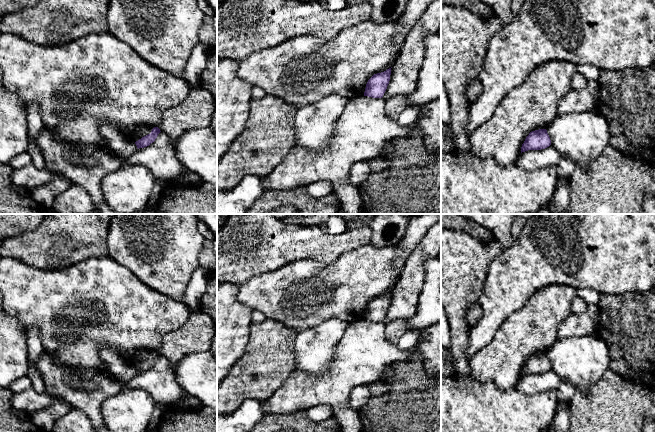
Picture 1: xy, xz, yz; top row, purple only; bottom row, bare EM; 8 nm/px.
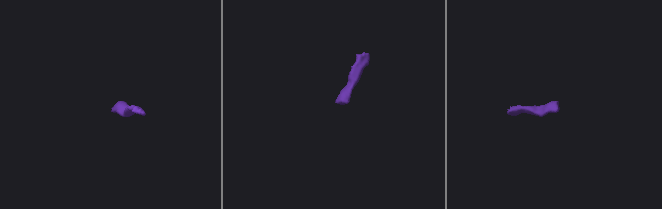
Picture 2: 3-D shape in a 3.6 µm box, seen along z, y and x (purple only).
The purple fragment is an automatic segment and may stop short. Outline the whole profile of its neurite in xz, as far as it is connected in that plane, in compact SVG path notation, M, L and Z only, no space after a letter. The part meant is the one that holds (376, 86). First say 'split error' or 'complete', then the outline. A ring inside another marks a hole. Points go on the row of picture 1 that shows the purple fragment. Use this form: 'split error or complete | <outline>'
complete | M391 68L374 74L367 82L364 96L382 98L390 81Z

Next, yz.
complete | M539 129L529 133L521 147L521 153L528 150L541 150L551 145L546 129Z

